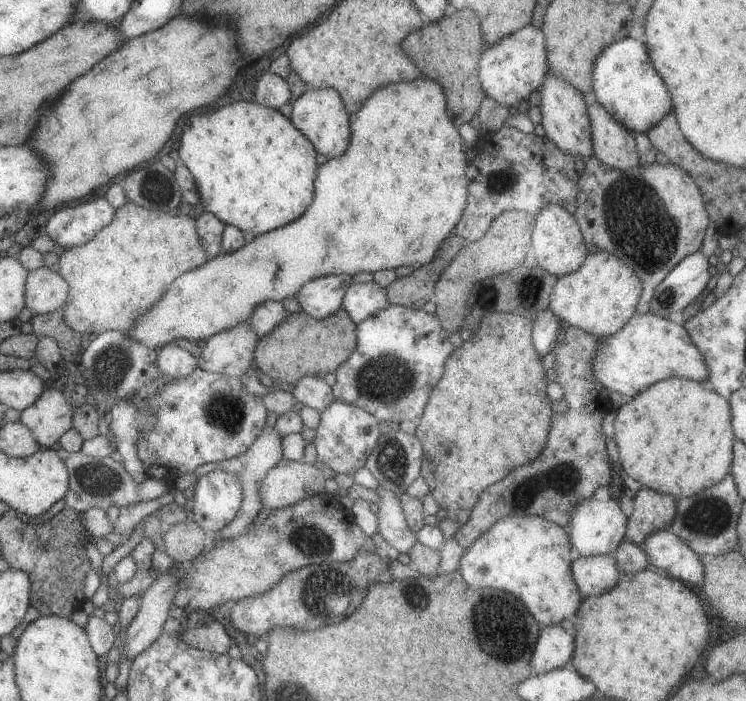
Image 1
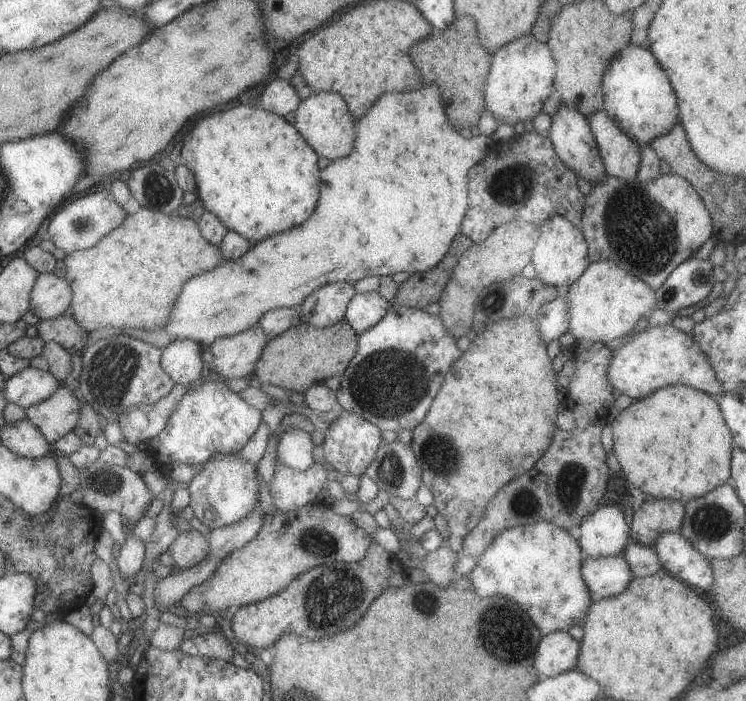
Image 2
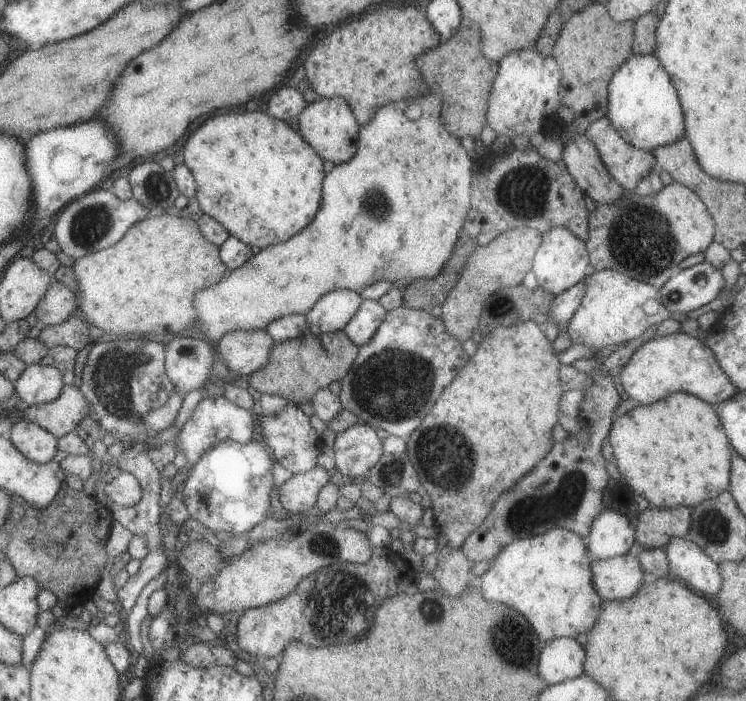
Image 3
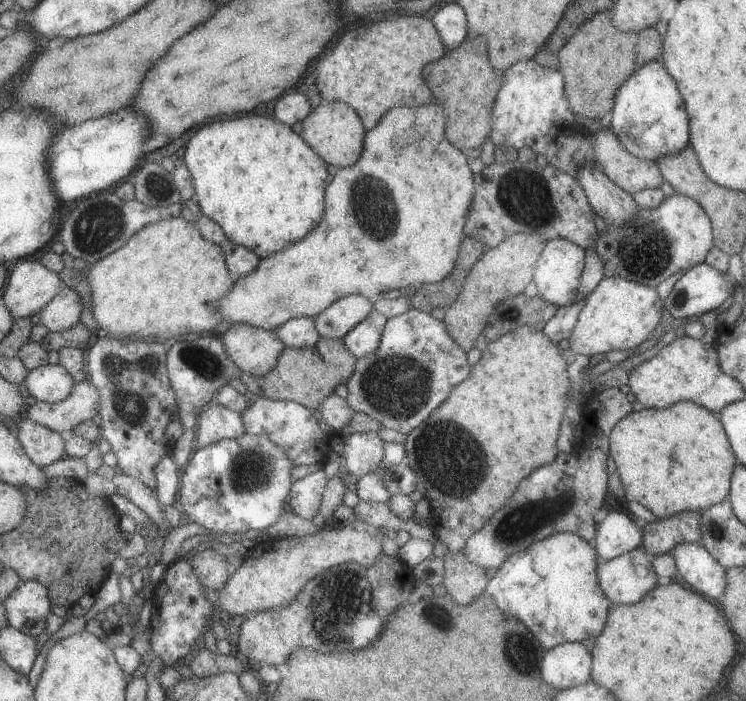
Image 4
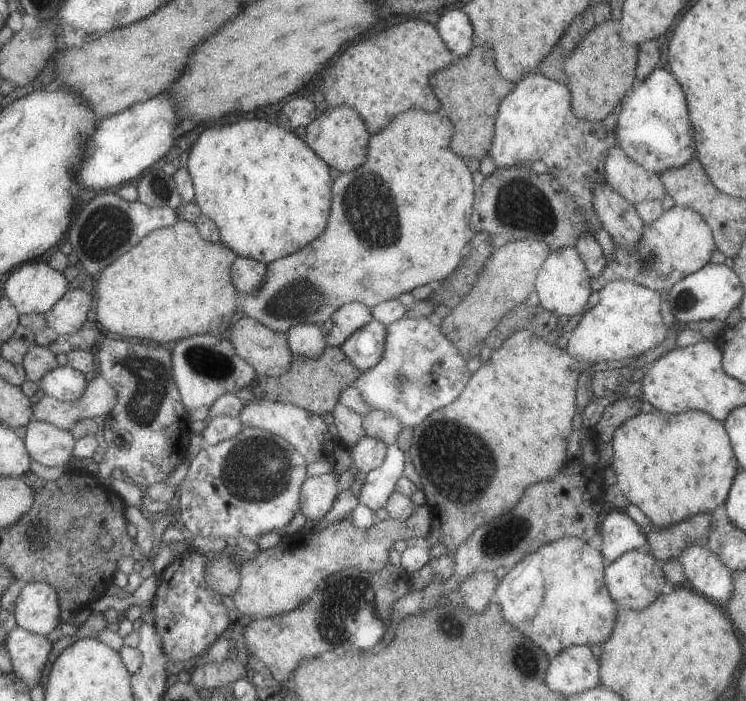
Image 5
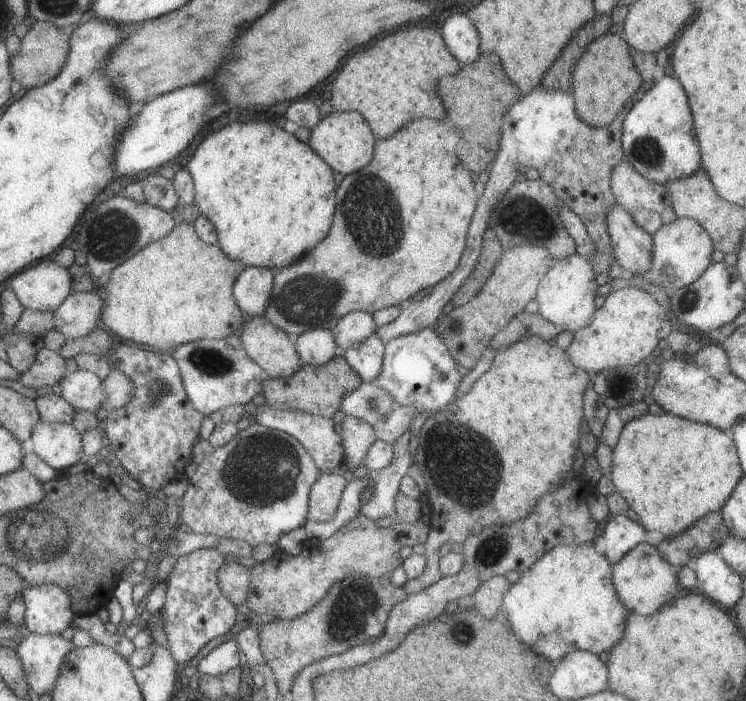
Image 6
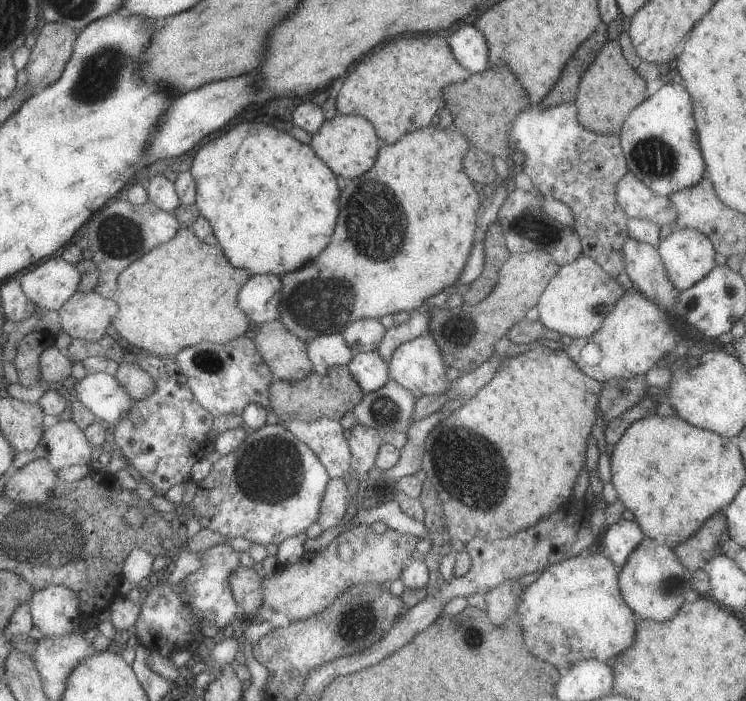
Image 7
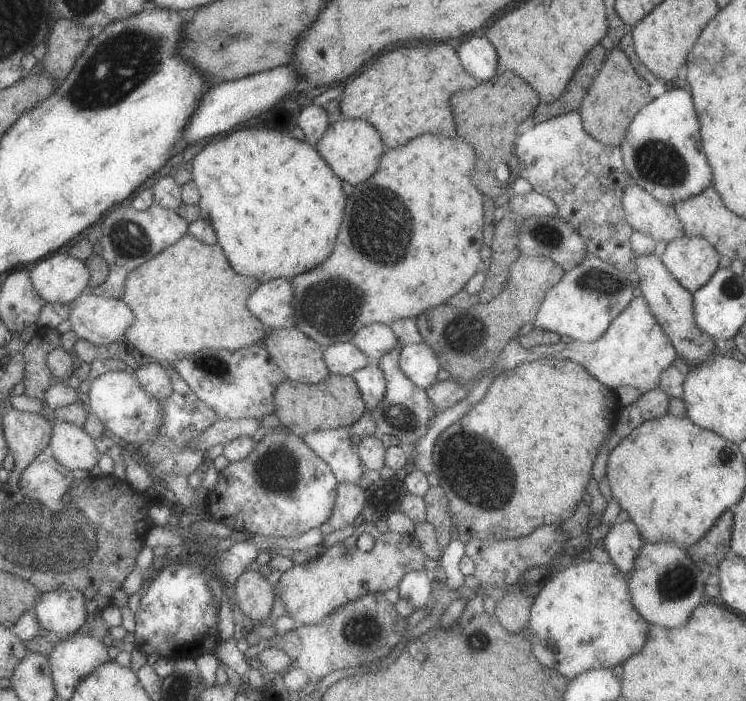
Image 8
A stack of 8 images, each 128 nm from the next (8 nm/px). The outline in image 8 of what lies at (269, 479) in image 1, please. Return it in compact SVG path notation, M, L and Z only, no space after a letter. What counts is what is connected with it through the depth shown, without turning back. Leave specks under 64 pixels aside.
M346 481L339 482L332 514L326 523L319 526L320 530L324 535L335 530L344 530L361 514L365 502L365 490L360 485Z

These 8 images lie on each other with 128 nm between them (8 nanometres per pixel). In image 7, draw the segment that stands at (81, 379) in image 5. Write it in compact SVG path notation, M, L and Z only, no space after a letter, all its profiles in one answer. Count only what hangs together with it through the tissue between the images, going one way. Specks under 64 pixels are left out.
M105 373L87 374L70 387L77 400L106 427L118 426L136 402L118 380Z

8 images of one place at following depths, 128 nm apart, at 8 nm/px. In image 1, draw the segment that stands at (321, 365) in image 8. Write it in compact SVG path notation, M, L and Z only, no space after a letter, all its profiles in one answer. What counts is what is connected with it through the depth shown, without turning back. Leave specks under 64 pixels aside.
M241 322L230 330L211 336L198 359L199 368L241 379L255 372L255 350L260 340L251 324Z

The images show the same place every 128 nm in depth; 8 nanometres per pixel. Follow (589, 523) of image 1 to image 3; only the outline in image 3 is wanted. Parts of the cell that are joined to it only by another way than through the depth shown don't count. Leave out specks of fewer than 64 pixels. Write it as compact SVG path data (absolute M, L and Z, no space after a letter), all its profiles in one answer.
M604 511L592 522L590 526L590 541L586 548L593 559L608 559L626 554L633 546L635 529L630 524L630 520L624 514L615 511Z

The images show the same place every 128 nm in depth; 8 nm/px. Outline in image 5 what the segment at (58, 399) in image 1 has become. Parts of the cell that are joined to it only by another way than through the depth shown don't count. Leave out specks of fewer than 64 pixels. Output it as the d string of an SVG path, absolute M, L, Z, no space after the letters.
M102 376L94 377L84 394L75 401L61 401L46 394L38 395L33 419L72 431L74 424L86 418L101 420L118 402L117 390Z

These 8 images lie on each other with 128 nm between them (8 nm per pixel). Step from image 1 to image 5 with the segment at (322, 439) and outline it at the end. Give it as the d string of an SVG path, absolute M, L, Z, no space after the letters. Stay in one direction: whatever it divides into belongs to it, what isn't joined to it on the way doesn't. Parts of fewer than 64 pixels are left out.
M368 437L358 440L358 444L354 448L350 448L349 452L354 460L353 469L360 473L368 473L380 466L387 455L387 444L378 440L378 438Z

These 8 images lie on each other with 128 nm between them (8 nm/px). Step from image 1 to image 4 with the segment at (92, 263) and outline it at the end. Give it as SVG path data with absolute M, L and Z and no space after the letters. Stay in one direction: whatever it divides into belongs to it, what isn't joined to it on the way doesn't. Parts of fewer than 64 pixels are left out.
M183 217L144 226L126 242L124 248L96 262L90 268L87 280L92 296L92 314L104 331L112 334L112 337L154 336L159 342L166 344L185 334L221 331L224 323L220 318L222 314L218 314L216 310L218 298L222 298L222 294L228 294L235 282L224 260L222 247L205 240L195 224Z

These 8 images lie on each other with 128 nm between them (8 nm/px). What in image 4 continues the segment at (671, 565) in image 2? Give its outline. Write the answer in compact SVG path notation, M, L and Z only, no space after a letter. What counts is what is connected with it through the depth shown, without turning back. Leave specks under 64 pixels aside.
M681 543L674 546L672 554L678 570L679 582L710 600L722 601L726 591L726 569L718 564L718 560L715 560L706 548L700 543Z

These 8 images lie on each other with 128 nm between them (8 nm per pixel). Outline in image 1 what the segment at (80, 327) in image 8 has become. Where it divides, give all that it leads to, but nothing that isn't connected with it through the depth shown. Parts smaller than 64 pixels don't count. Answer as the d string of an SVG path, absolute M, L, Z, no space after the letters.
M49 267L29 272L25 286L25 303L34 315L64 308L68 297L69 286L58 272Z

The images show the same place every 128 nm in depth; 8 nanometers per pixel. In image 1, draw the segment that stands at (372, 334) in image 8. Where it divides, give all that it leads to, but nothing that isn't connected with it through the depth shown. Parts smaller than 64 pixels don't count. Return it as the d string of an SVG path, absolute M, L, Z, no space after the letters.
M346 273L318 277L299 289L296 297L306 314L323 319L341 308L344 295L352 284L352 277Z

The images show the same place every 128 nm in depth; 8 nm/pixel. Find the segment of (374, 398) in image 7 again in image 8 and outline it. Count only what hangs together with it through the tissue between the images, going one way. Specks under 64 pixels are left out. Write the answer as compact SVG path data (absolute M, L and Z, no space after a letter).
M402 344L393 351L387 352L378 360L378 365L382 369L387 380L387 389L384 398L372 411L372 416L376 421L376 435L381 438L386 435L396 436L402 444L414 444L422 439L426 431L432 426L433 420L439 411L430 400L426 390L416 386L400 368L398 360L400 358Z

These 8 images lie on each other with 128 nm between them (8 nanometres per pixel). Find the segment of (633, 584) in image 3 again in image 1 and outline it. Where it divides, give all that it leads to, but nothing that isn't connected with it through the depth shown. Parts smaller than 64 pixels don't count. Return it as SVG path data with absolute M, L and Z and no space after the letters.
M612 554L578 556L572 561L571 573L584 598L611 591L622 576Z

